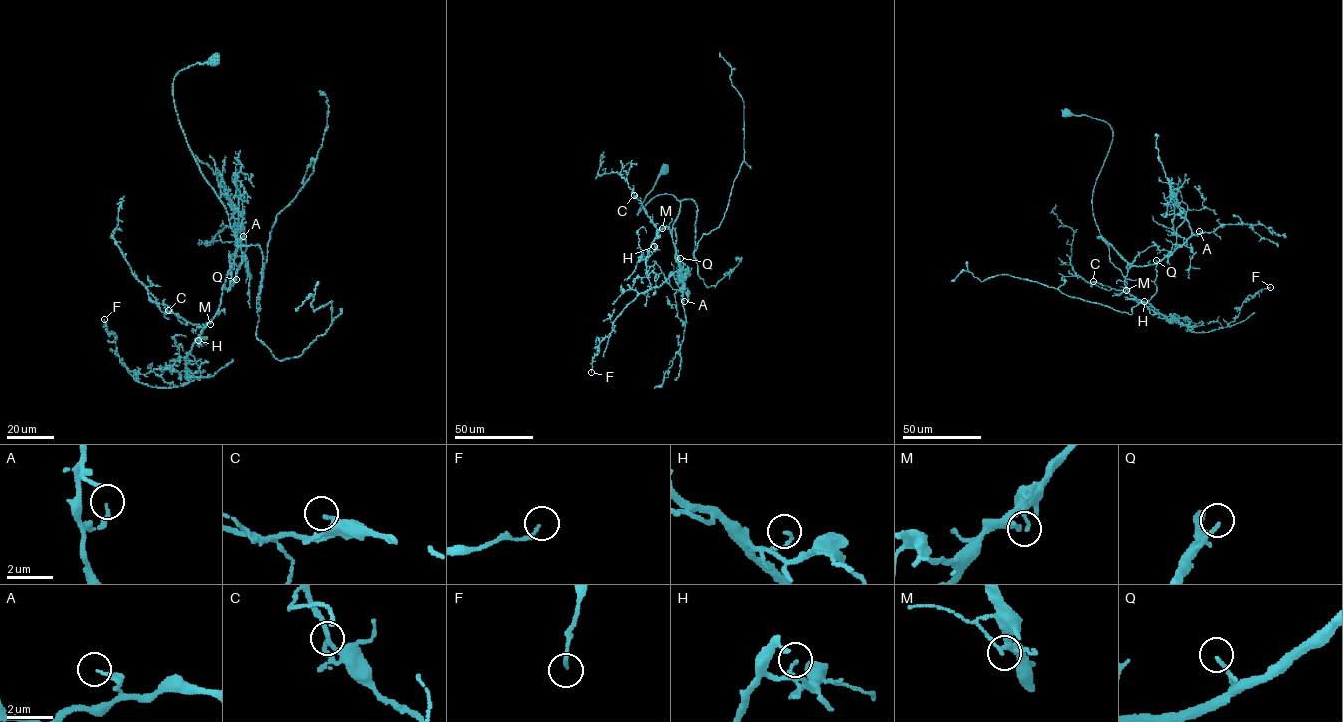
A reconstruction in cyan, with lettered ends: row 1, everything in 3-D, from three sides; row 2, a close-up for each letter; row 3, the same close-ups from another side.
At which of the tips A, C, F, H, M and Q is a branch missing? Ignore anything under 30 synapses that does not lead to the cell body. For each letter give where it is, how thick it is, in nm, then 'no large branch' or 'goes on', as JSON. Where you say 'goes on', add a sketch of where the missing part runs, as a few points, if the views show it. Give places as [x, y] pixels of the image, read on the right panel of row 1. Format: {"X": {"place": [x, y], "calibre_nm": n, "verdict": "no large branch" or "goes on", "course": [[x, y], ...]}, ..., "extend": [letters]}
{"A": {"place": [1199, 231], "calibre_nm": 170, "verdict": "no large branch"}, "C": {"place": [1093, 281], "calibre_nm": 170, "verdict": "no large branch"}, "F": {"place": [1270, 287], "calibre_nm": 150, "verdict": "no large branch"}, "H": {"place": [1144, 301], "calibre_nm": 150, "verdict": "no large branch"}, "M": {"place": [1126, 290], "calibre_nm": 110, "verdict": "goes on", "course": [[1126, 290], [1127, 292], [1123, 292], [1108, 289], [1110, 281]]}, "Q": {"place": [1156, 260], "calibre_nm": 130, "verdict": "no large branch"}, "extend": ["M"]}

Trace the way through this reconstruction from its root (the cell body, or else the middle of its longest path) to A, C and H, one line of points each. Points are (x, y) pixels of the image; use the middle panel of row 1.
A: (665, 169), (637, 215), (660, 194), (672, 194), (680, 202), (671, 235), (684, 281), (684, 301)
C: (665, 169), (637, 215), (655, 196), (672, 194), (680, 208), (671, 231), (667, 226), (658, 229), (634, 195)
H: (665, 169), (637, 215), (660, 194), (672, 194), (680, 202), (673, 228), (659, 229), (654, 246)

